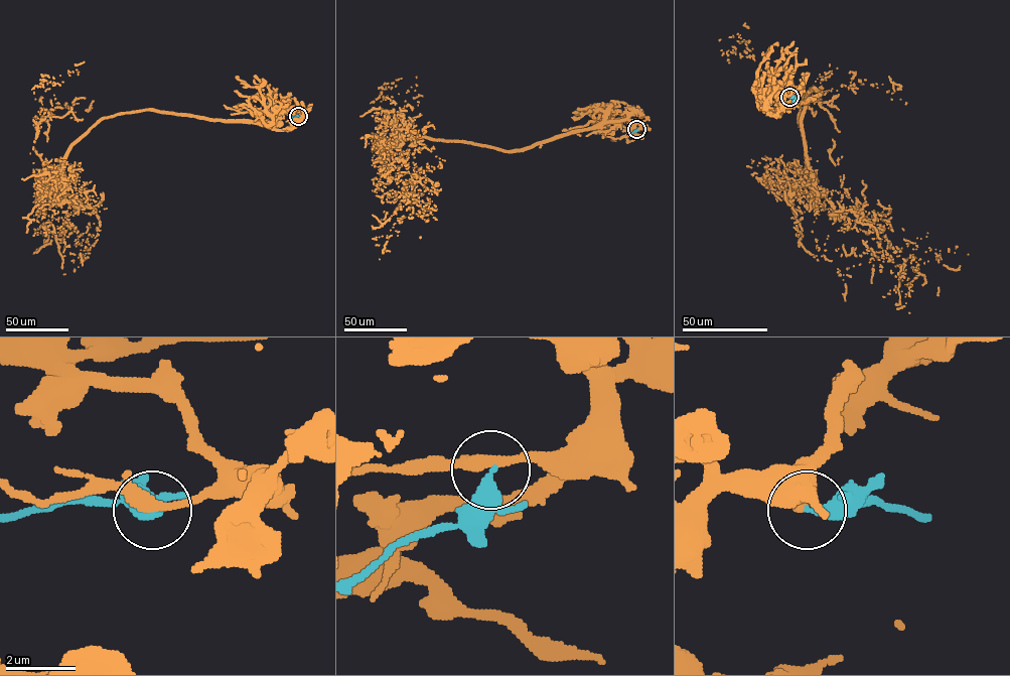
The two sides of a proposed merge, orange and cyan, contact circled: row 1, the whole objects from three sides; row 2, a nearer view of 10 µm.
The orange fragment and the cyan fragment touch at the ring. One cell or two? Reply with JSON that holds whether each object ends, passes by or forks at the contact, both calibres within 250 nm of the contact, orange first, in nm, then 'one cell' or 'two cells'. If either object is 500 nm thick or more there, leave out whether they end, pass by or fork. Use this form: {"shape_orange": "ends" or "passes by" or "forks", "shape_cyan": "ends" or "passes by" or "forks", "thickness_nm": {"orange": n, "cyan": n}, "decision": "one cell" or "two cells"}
{"shape_orange": "forks", "shape_cyan": "ends", "thickness_nm": {"orange": 260, "cyan": 400}, "decision": "two cells"}

